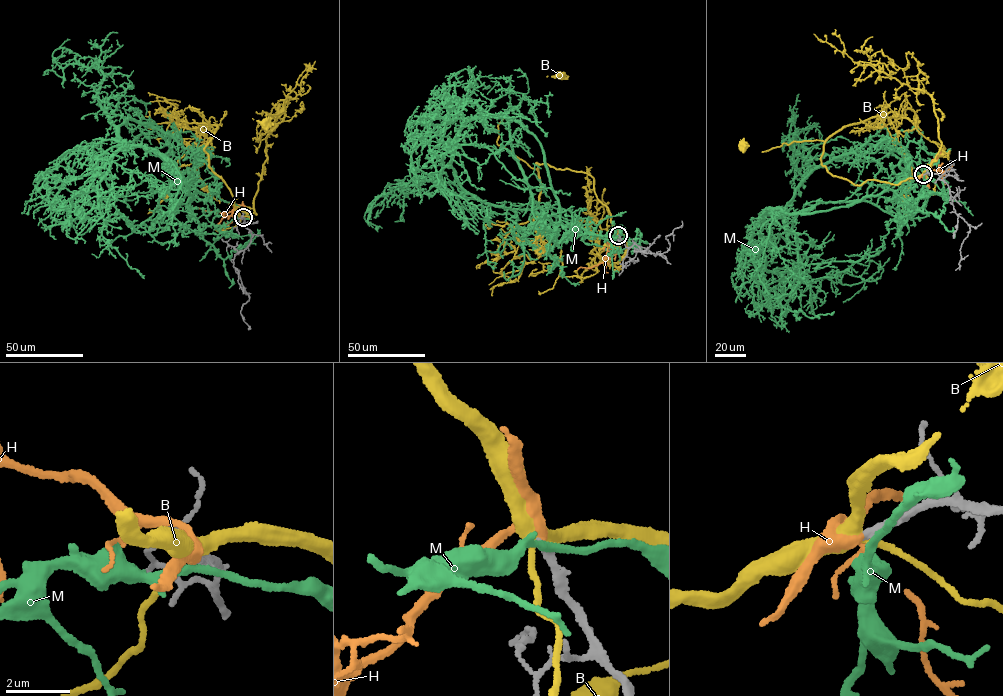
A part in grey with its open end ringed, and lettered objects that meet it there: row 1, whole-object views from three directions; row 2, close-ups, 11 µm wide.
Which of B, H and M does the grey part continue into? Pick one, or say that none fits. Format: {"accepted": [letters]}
{"accepted": ["H"]}

